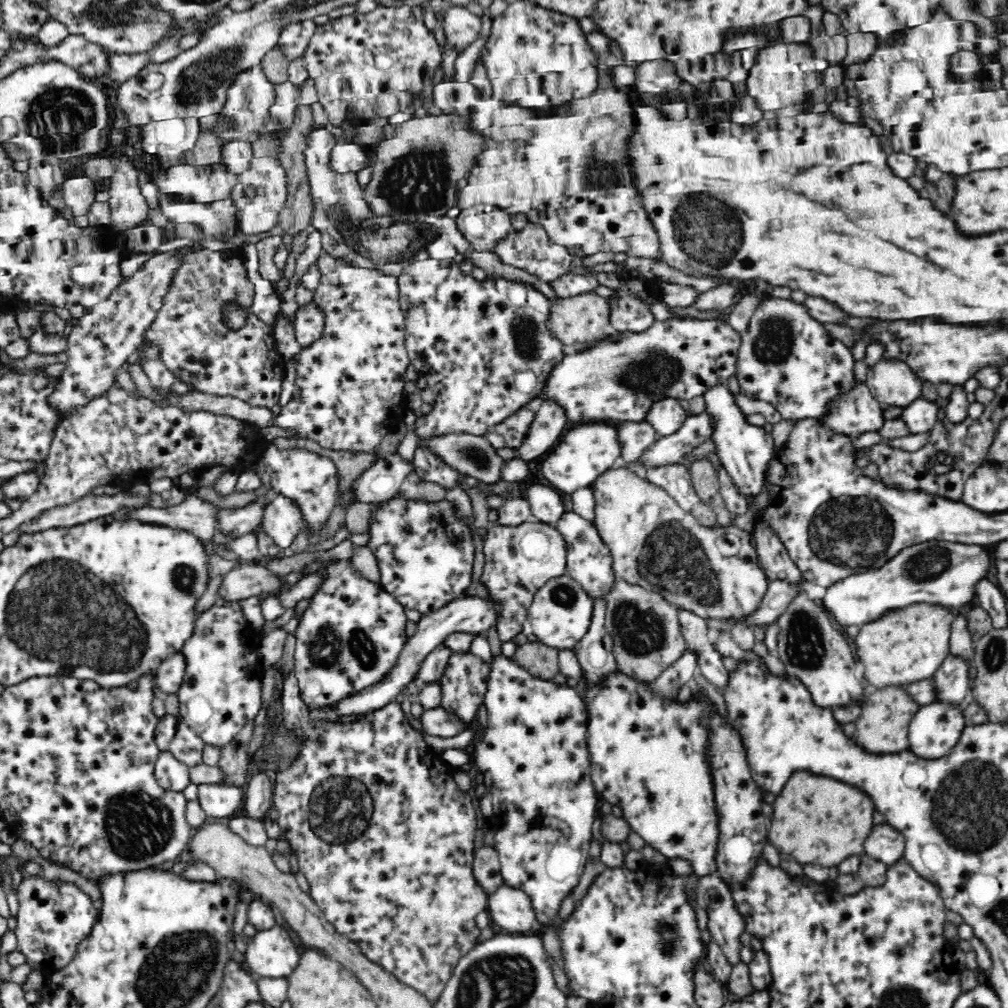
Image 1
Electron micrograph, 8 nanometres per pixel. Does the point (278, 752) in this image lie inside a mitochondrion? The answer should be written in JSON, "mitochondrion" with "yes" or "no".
{"mitochondrion":"yes"}

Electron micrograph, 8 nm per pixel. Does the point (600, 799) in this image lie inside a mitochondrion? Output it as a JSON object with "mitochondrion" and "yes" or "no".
{"mitochondrion":"no"}

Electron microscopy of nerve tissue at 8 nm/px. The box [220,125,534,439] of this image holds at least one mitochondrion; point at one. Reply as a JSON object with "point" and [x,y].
{"point":[420,179]}

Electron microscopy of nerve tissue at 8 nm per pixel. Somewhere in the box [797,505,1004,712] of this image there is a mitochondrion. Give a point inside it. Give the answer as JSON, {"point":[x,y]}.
{"point":[931,562]}

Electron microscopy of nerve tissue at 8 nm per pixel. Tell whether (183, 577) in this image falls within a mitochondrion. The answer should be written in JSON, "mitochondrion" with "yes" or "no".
{"mitochondrion":"yes"}

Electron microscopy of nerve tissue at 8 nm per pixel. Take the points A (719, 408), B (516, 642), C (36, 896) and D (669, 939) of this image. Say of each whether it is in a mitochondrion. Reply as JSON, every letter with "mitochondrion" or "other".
{"A":"other","B":"other","C":"other","D":"mitochondrion"}

